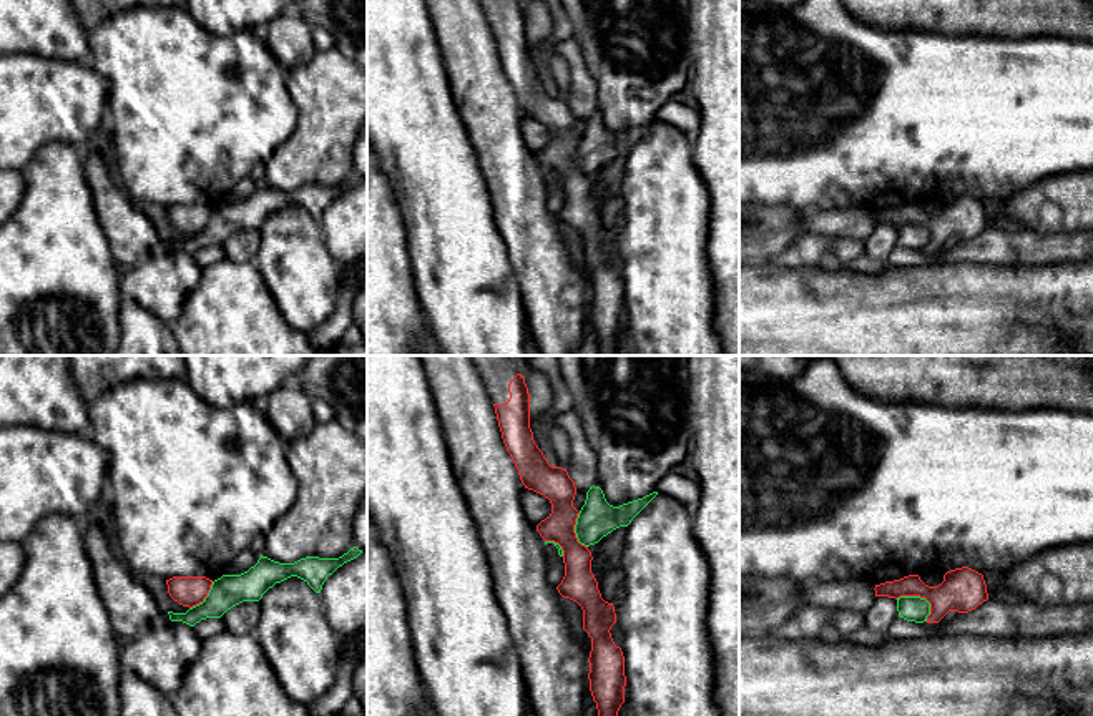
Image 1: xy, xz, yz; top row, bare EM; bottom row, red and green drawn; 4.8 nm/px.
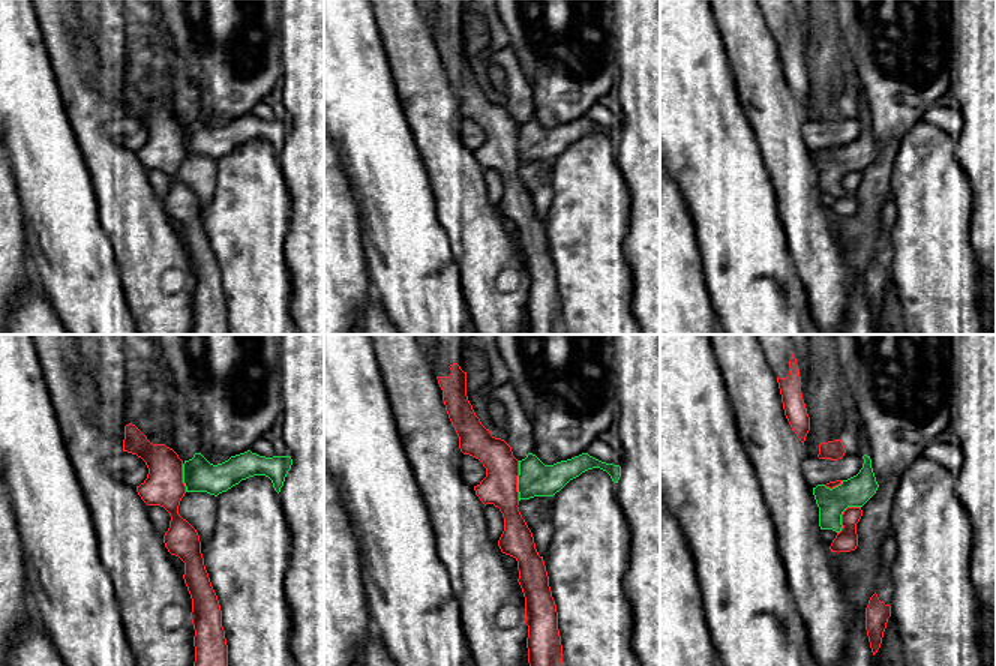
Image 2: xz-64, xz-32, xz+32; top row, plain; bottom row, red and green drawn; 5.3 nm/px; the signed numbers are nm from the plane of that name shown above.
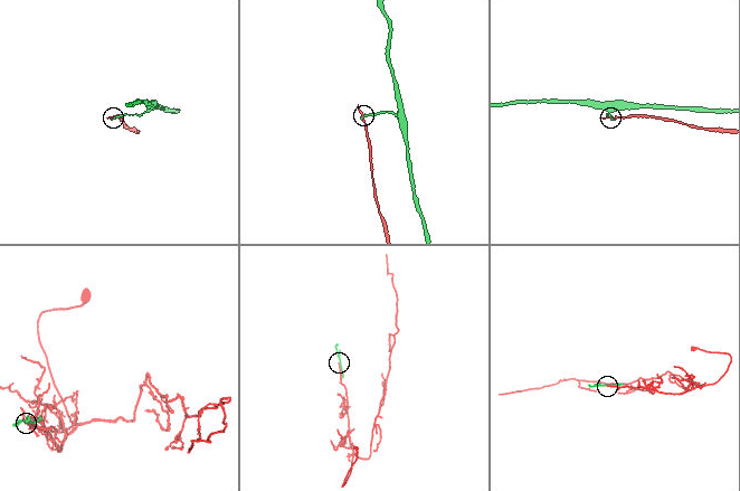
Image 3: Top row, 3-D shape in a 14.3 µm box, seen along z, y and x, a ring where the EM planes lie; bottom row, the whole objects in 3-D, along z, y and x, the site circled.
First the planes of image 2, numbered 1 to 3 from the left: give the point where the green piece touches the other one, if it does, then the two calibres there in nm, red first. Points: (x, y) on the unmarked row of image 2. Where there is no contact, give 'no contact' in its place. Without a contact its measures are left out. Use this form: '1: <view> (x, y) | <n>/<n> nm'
1: xz-64 (182, 141) | 220/180 nm
2: xz-32 (516, 144) | 190/190 nm
3: xz+32 (842, 179) | 120/160 nm

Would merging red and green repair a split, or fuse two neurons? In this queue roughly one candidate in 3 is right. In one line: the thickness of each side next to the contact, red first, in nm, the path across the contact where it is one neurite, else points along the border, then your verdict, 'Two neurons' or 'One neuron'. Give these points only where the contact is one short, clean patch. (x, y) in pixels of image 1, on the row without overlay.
Thickness 220 nm (red) against 130 nm. Boundary: yz (896, 226), (922, 225), (929, 231), (927, 248). Two neurons

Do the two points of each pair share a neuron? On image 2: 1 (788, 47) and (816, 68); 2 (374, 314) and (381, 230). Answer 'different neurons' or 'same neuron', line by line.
1: different neurons
2: different neurons

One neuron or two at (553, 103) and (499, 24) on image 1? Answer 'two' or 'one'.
one

